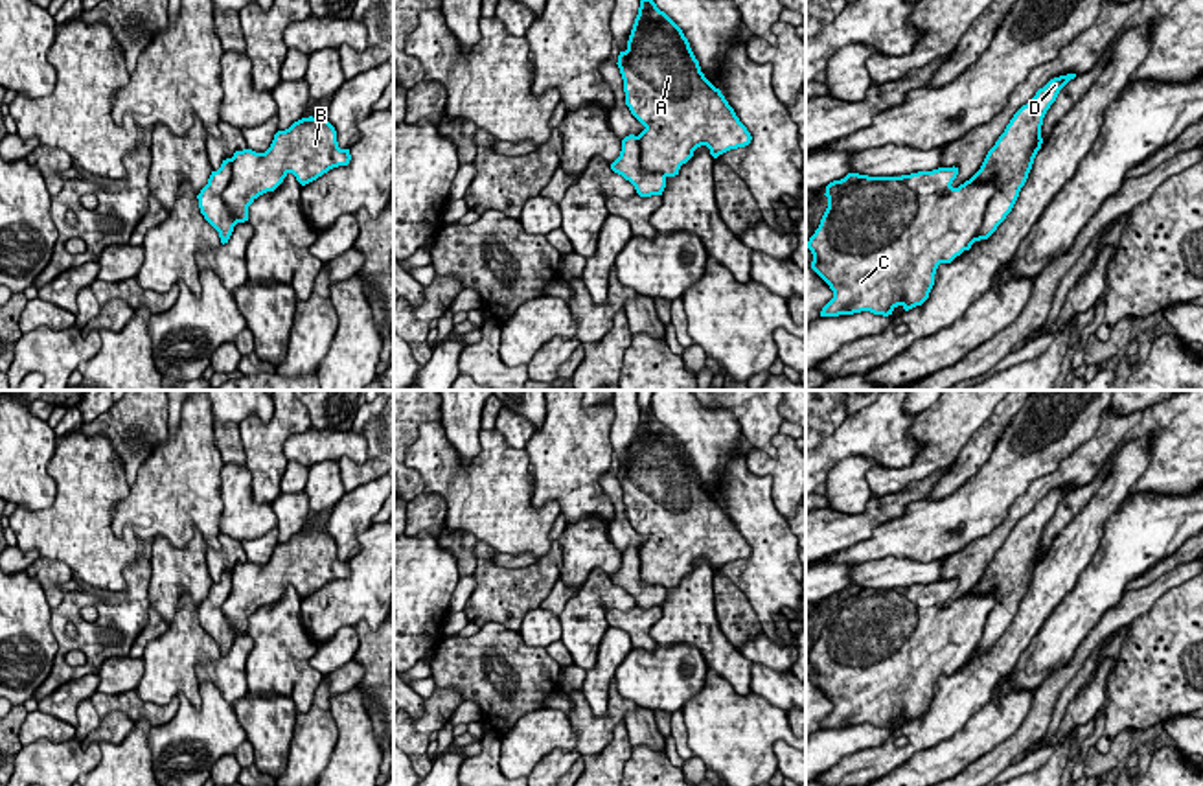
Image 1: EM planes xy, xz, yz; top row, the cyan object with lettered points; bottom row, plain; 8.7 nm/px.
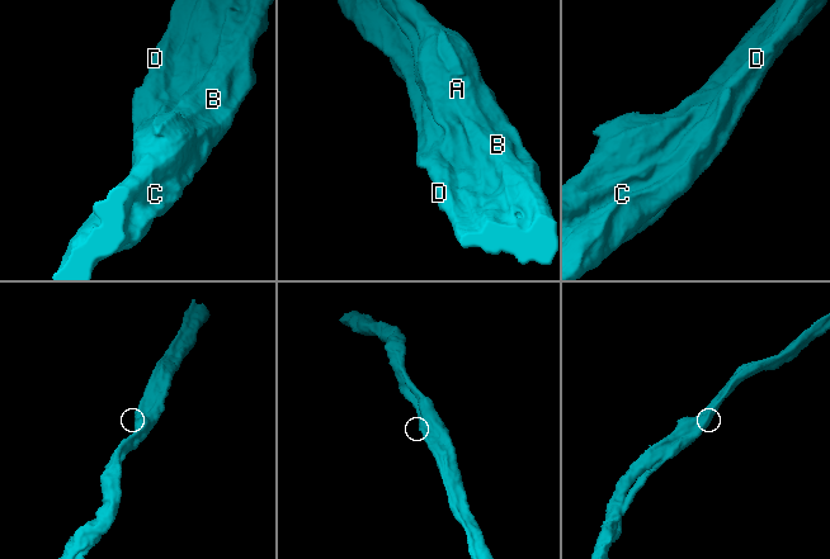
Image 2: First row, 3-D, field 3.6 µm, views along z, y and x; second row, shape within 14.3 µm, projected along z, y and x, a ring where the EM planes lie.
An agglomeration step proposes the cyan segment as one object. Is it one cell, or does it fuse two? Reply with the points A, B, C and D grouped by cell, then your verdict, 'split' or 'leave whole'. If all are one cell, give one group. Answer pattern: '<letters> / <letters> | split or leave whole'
A B C D | leave whole

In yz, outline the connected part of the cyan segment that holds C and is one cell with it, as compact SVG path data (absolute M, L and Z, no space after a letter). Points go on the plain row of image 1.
M1067 486L1050 491L1023 517L980 582L958 600L953 593L958 580L938 580L901 589L868 589L848 585L826 598L828 620L806 659L813 666L811 681L830 698L833 711L820 729L870 723L888 729L901 718L905 723L922 718L934 698L940 676L951 676L975 653L988 652L1012 624L1021 600L1041 561L1041 537L1060 503L1074 491Z

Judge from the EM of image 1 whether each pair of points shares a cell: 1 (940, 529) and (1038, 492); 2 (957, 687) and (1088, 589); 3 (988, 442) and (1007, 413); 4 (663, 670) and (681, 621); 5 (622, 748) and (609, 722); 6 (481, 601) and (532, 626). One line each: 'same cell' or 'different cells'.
1: different cells
2: different cells
3: same cell
4: different cells
5: different cells
6: different cells

